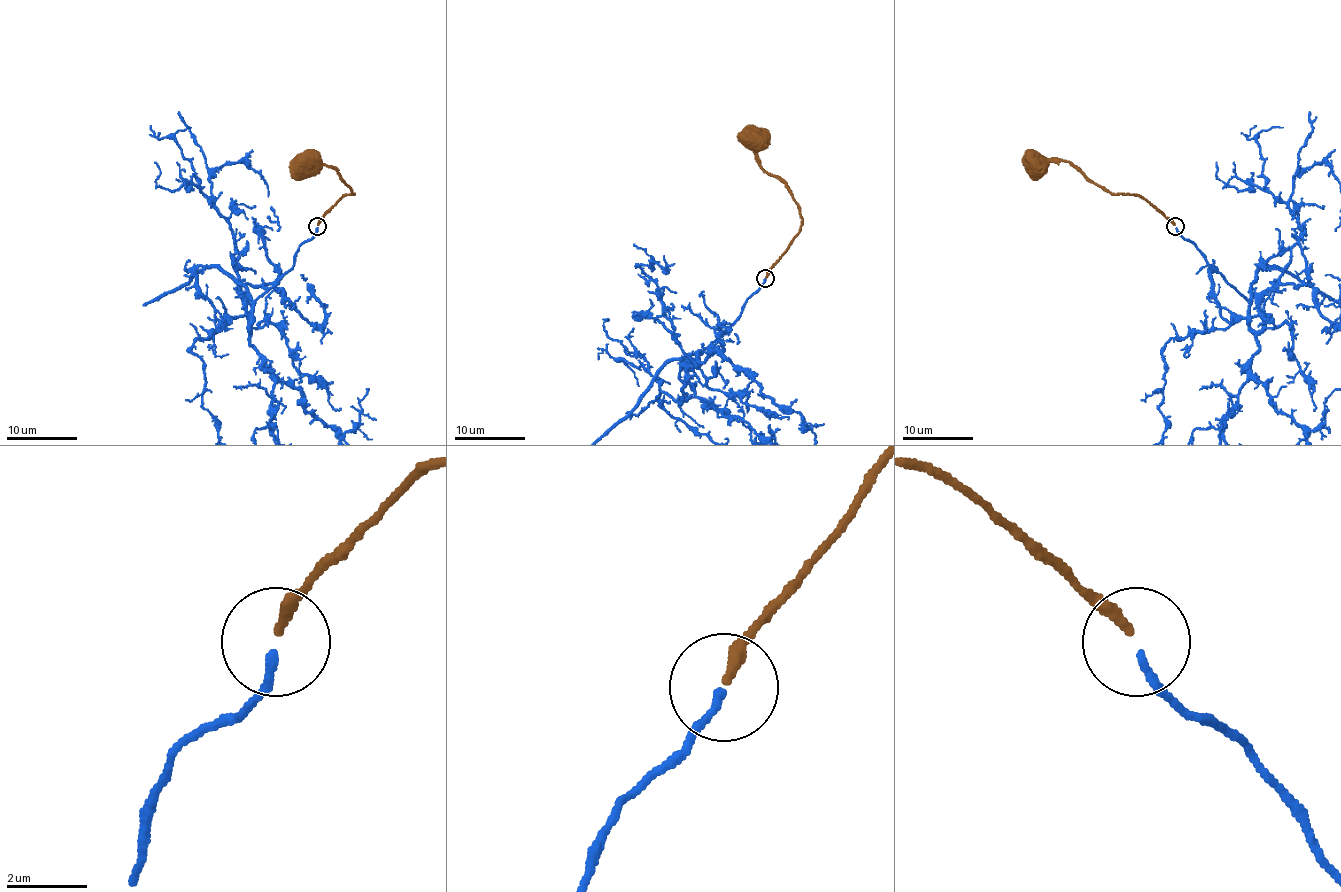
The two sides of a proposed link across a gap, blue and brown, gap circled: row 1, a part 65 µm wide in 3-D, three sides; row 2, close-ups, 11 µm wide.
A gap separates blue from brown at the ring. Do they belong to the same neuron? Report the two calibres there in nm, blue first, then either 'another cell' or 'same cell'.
calibres 200 and 280 nm; same cell

